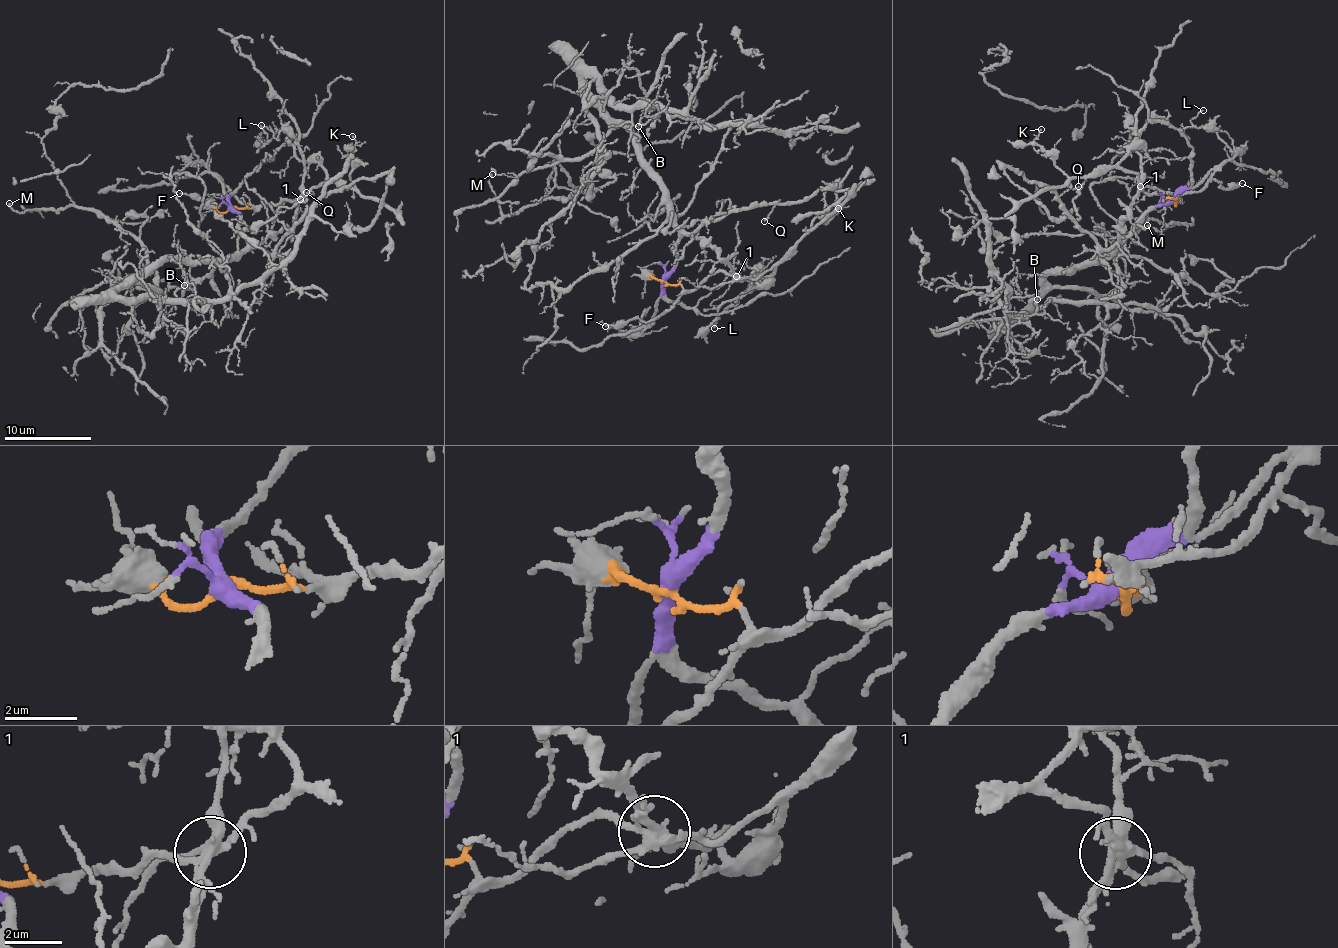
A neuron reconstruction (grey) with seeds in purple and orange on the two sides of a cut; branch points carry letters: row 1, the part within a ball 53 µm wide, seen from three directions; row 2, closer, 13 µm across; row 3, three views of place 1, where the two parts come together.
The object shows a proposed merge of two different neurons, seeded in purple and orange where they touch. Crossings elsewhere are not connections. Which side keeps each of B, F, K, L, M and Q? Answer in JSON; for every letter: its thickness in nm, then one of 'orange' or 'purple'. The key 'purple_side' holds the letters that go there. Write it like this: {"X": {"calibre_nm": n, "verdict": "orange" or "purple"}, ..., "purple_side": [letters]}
{"B": {"calibre_nm": 160, "verdict": "purple"}, "F": {"calibre_nm": 130, "verdict": "orange"}, "K": {"calibre_nm": 80, "verdict": "orange"}, "L": {"calibre_nm": 140, "verdict": "orange"}, "M": {"calibre_nm": 150, "verdict": "purple"}, "Q": {"calibre_nm": 130, "verdict": "purple"}, "purple_side": ["B", "M", "Q"]}

